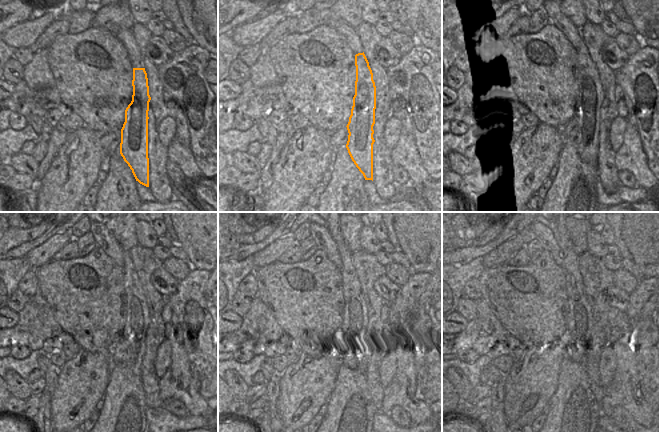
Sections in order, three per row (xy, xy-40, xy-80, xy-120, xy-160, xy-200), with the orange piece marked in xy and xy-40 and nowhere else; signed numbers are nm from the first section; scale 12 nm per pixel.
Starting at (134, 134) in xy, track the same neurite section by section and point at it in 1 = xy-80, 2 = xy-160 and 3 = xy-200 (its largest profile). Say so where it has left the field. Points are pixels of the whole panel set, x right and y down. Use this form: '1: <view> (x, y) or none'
1: xy-80 (588, 100)
2: xy-160 (356, 314)
3: xy-200 (580, 317)

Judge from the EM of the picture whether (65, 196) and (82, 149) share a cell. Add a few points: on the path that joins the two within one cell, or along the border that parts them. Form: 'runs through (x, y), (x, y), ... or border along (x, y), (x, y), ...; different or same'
runs through (65, 184), (71, 178), (78, 161); same

